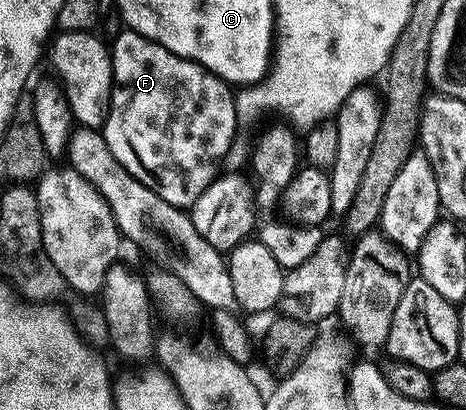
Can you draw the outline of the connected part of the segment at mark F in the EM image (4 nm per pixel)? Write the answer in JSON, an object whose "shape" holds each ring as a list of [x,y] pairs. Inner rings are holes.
{"shape":[[[123,31],[118,33],[116,41],[111,41],[110,44],[112,54],[112,104],[108,108],[108,117],[104,120],[102,129],[106,142],[110,146],[110,154],[114,154],[114,158],[118,158],[118,162],[122,162],[122,166],[126,166],[130,175],[138,178],[138,182],[142,182],[142,186],[154,190],[154,194],[158,194],[158,198],[170,202],[175,208],[187,209],[207,190],[209,184],[216,180],[218,176],[216,167],[219,166],[220,159],[227,154],[228,147],[231,146],[232,139],[236,136],[236,104],[232,101],[233,89],[220,77],[215,76],[212,72],[207,72],[200,64],[195,64],[192,60],[174,54],[172,49],[162,46],[137,32]]]}

